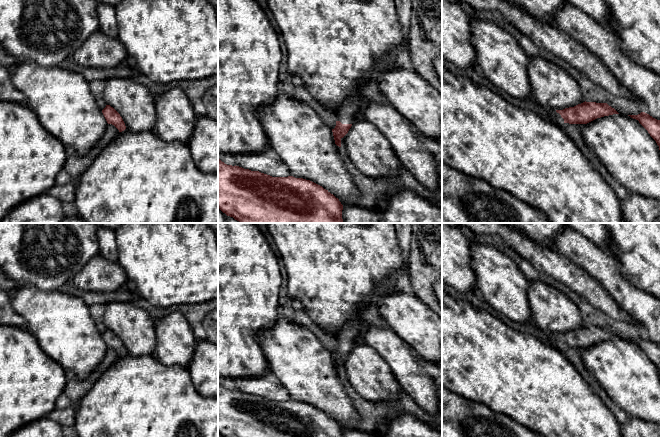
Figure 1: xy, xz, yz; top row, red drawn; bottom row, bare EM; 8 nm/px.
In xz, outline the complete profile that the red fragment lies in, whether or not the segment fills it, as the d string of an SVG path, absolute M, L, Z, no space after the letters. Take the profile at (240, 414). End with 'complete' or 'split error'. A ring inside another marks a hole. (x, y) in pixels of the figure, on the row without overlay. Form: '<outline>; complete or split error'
M218 383L218 433L223 437L342 437L343 429L322 410L303 402L272 401L259 395L227 389Z; complete

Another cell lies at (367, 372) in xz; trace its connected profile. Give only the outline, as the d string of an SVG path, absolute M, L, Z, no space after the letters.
M359 343L343 361L343 377L370 402L397 402L402 388L386 361L370 346Z

